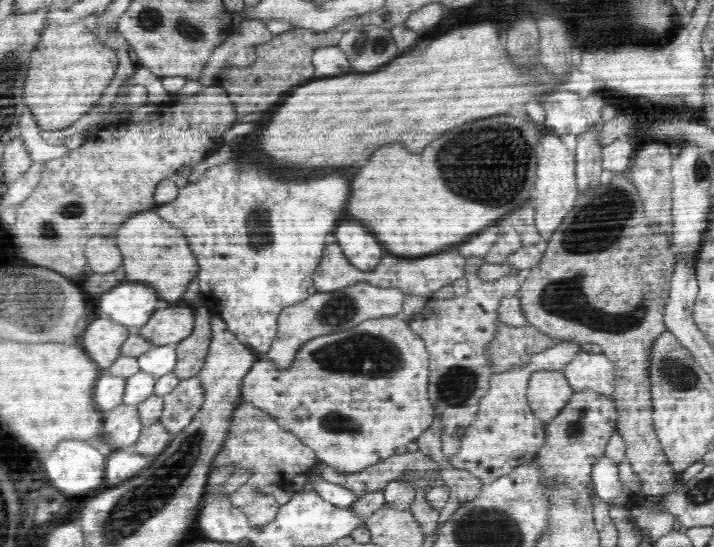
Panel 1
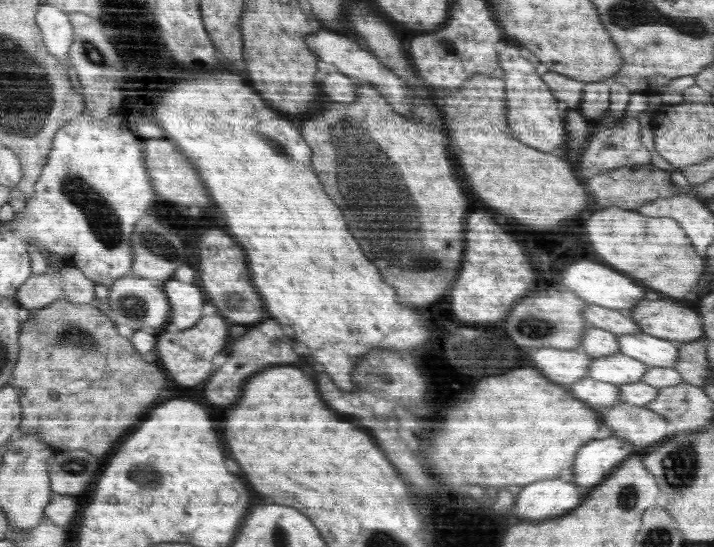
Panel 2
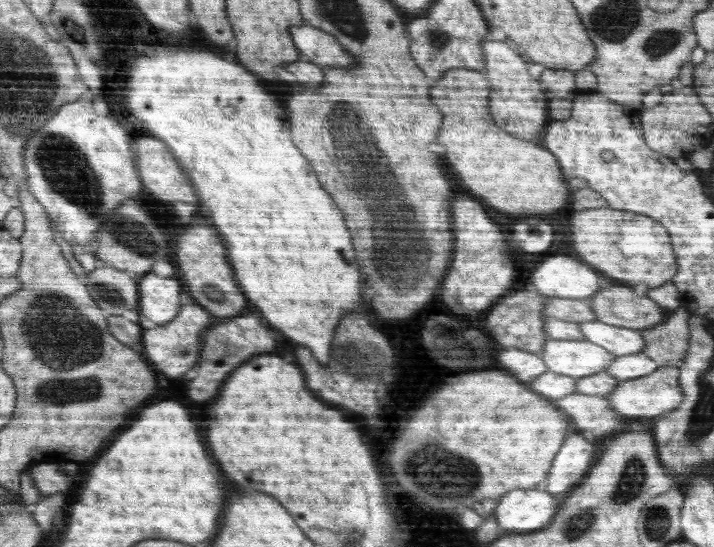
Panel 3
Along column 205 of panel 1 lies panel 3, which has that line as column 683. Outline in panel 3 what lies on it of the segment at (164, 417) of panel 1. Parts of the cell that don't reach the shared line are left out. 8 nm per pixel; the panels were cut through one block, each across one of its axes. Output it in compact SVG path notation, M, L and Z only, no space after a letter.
M658 366L652 374L632 380L620 380L616 390L608 396L608 403L616 413L627 417L657 418L678 409L682 404L684 391L681 387L680 370L674 366Z

